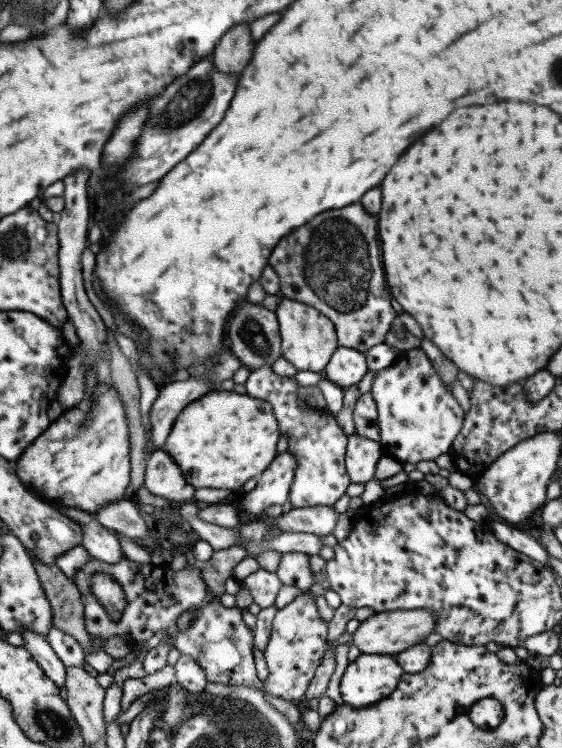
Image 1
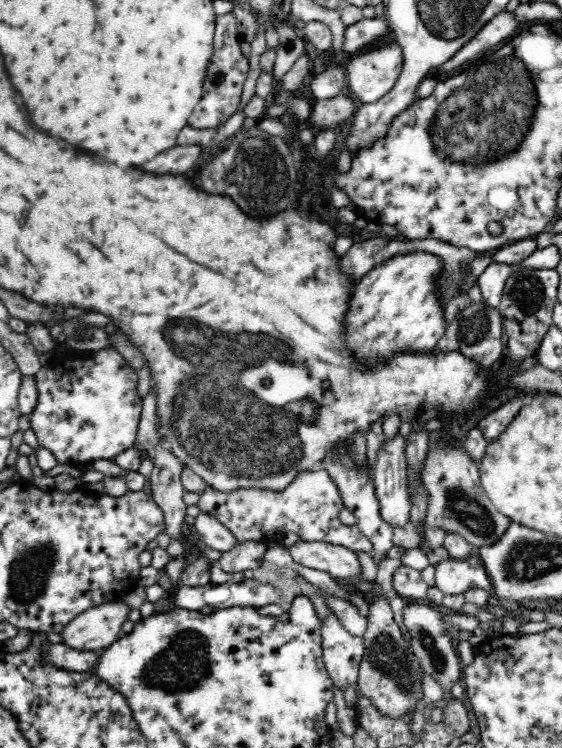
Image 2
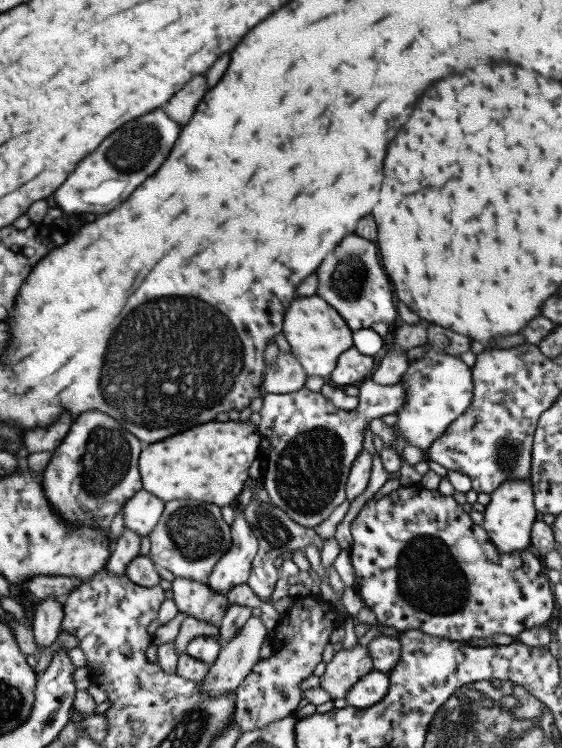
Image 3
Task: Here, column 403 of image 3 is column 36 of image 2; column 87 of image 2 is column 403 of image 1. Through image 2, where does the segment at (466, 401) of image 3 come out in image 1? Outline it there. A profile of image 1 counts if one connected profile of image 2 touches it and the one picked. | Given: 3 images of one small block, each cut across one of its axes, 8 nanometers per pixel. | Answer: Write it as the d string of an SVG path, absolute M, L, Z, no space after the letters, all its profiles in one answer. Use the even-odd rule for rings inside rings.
M421 347L402 351L392 366L374 371L374 380L370 388L376 401L378 427L380 427L380 444L384 454L396 459L401 464L410 462L418 464L424 460L436 460L438 456L451 450L454 439L463 427L464 410L456 401L448 386L440 380L439 374L432 368L432 361Z

